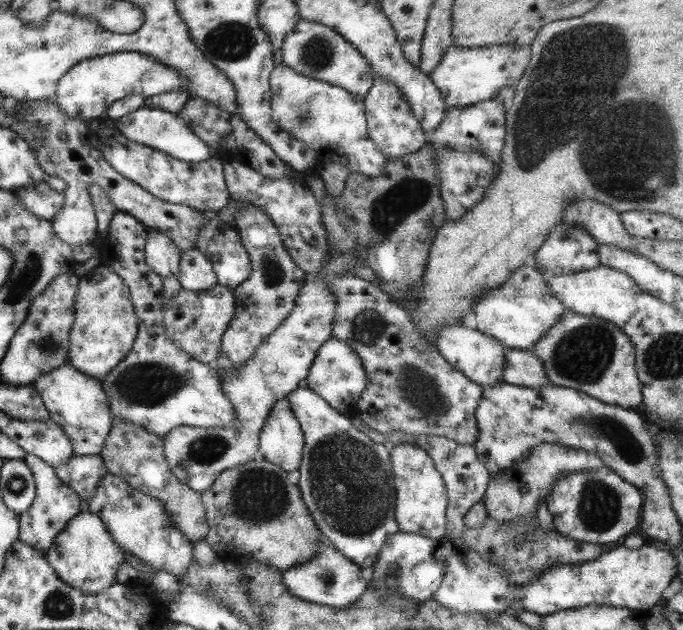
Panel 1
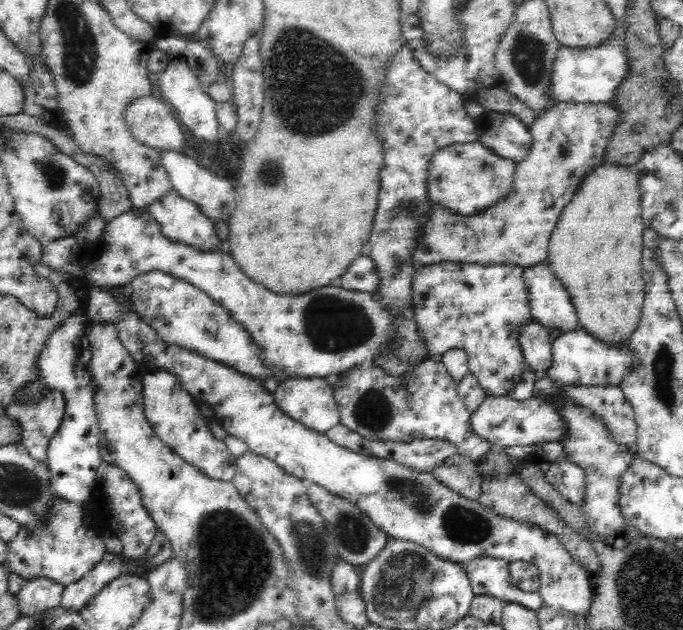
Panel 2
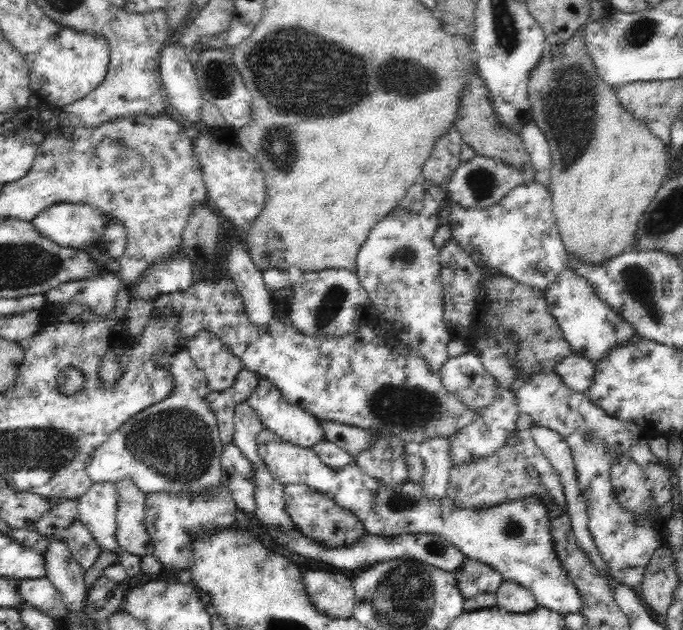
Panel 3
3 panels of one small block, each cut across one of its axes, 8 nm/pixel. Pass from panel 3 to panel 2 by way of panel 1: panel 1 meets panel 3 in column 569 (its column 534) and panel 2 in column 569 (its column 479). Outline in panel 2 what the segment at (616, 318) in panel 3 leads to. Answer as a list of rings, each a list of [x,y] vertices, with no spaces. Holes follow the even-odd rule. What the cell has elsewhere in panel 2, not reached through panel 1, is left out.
[[[547,260],[532,268],[525,268],[523,277],[536,323],[548,329],[558,329],[561,334],[581,329],[570,293]]]

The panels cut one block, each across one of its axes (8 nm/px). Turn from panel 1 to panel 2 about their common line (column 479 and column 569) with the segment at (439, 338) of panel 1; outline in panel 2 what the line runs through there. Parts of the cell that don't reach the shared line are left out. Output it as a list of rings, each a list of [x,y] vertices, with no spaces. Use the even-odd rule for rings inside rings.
[[[580,330],[561,334],[552,343],[554,362],[547,376],[554,379],[560,386],[618,386],[634,366],[635,353],[630,345],[630,339],[617,343],[606,343],[594,337],[593,334]]]

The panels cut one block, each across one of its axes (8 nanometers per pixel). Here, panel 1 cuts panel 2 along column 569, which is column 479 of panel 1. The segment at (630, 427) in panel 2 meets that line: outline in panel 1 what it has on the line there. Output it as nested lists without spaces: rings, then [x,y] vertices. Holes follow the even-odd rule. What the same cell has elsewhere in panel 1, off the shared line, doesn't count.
[[[335,273],[327,277],[327,288],[335,296],[332,335],[359,356],[367,377],[365,388],[357,398],[355,417],[360,418],[363,425],[383,435],[391,431],[411,435],[413,439],[421,435],[435,435],[459,445],[473,445],[477,436],[474,412],[481,400],[482,386],[471,382],[447,364],[434,346],[419,335],[411,315],[391,301],[387,294],[383,294],[377,285],[354,274]]]

